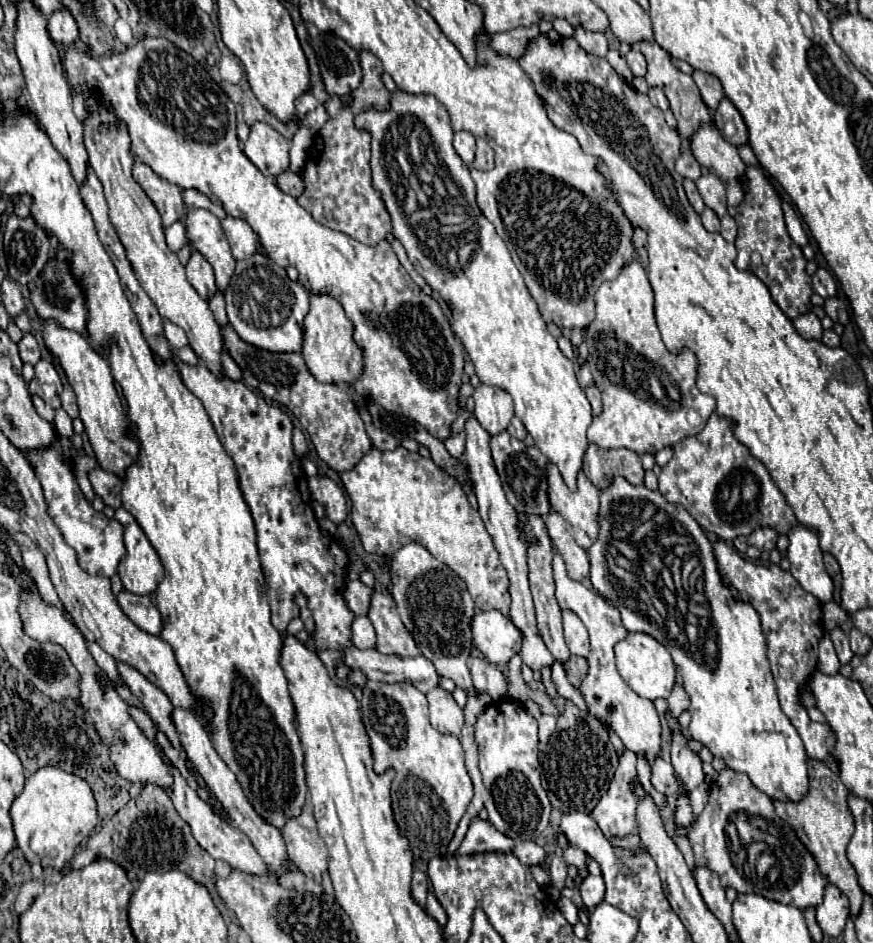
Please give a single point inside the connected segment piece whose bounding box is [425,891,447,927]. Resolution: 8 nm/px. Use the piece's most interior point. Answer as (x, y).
(433, 907)

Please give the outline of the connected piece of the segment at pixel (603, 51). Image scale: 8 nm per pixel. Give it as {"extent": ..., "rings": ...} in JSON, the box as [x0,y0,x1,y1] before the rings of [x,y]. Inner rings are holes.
{"extent":[575,29,607,57],"rings":[[[575,29],[575,39],[587,53],[591,53],[595,57],[607,55],[607,39],[603,33],[591,33],[591,31],[583,31],[583,29]]]}

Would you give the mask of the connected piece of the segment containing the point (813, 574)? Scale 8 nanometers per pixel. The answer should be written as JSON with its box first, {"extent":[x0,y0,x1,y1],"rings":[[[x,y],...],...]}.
{"extent":[787,525,833,603],"rings":[[[795,525],[795,529],[787,533],[787,539],[787,559],[791,563],[791,575],[801,583],[805,591],[813,593],[821,603],[831,601],[833,581],[825,571],[817,533],[809,527]]]}

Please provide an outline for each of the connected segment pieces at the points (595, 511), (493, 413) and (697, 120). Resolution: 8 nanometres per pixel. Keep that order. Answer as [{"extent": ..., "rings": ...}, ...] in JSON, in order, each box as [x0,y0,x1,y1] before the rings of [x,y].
[{"extent":[547,465,599,551],"rings":[[[549,465],[547,479],[551,509],[573,525],[575,541],[587,551],[599,539],[599,489],[583,473],[579,473],[579,489],[571,491],[555,465]]]},{"extent":[473,385,513,435],"rings":[[[479,385],[473,393],[473,399],[475,399],[473,415],[489,435],[507,429],[513,417],[513,399],[507,391],[493,385]]]},{"extent":[631,41,711,137],"rings":[[[637,41],[637,43],[633,43],[631,47],[633,47],[635,51],[641,51],[641,53],[645,55],[647,65],[649,65],[645,79],[647,79],[647,83],[649,83],[651,87],[663,89],[665,97],[667,97],[669,103],[671,103],[671,111],[673,111],[673,115],[675,115],[675,119],[677,119],[677,123],[679,123],[679,125],[677,125],[677,131],[679,131],[683,137],[691,137],[691,133],[693,133],[701,123],[711,121],[709,109],[707,109],[705,103],[701,101],[699,89],[697,89],[695,81],[691,79],[691,75],[681,73],[681,71],[671,63],[671,55],[669,55],[661,45],[657,45],[655,41]]]}]

